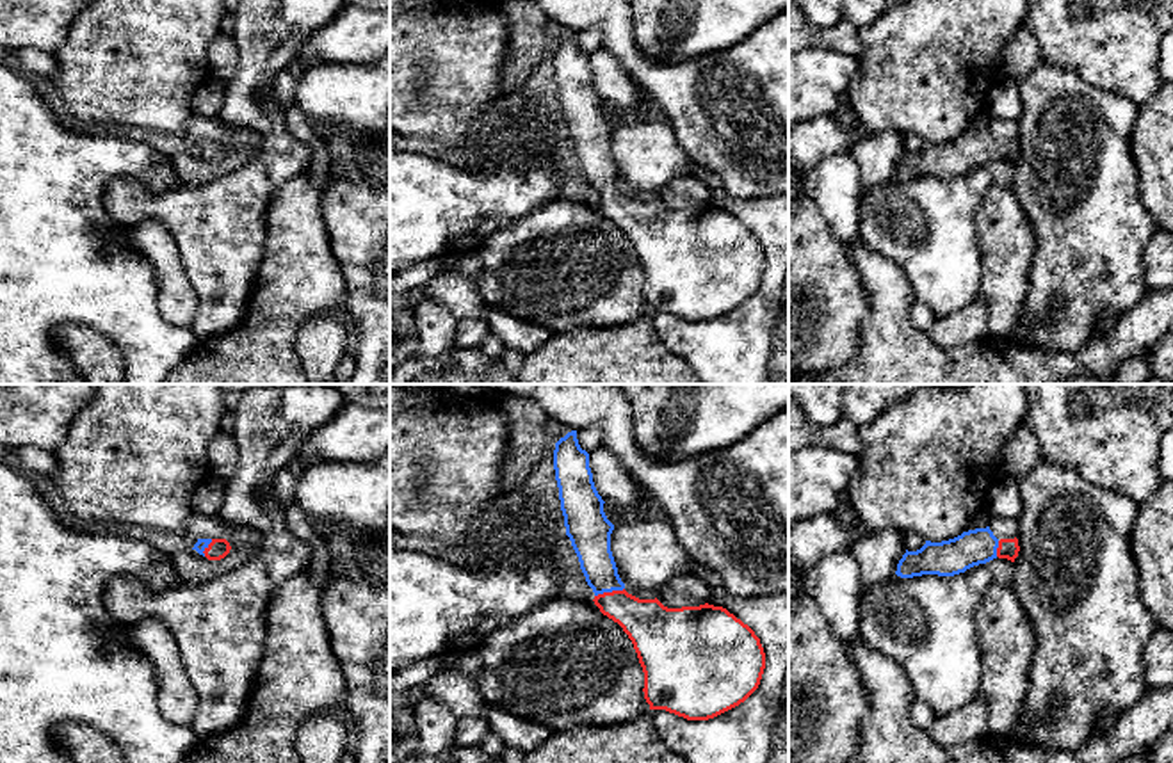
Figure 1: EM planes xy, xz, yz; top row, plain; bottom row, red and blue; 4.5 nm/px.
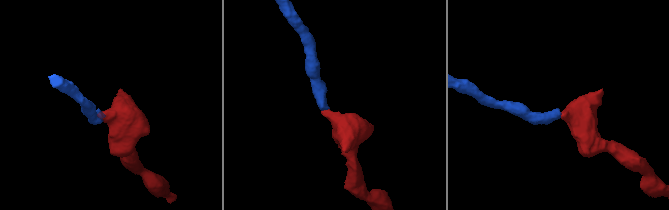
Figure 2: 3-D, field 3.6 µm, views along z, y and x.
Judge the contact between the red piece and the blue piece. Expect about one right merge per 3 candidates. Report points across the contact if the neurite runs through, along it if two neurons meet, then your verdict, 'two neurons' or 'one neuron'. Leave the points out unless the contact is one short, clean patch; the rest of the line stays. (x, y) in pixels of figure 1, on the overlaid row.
runs through xz (652, 626), (629, 612), (609, 593), (591, 541); one neuron

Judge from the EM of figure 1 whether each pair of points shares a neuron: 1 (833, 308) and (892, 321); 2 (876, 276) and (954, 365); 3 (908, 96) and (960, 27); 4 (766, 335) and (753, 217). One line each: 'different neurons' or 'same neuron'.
1: different neurons
2: same neuron
3: same neuron
4: same neuron

